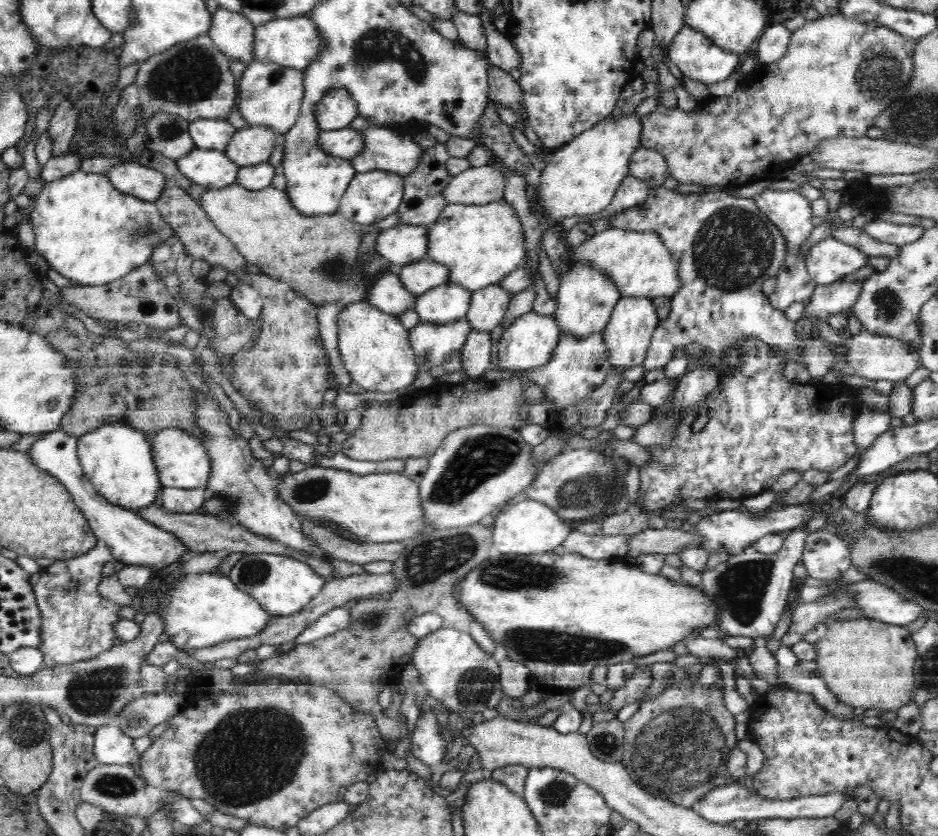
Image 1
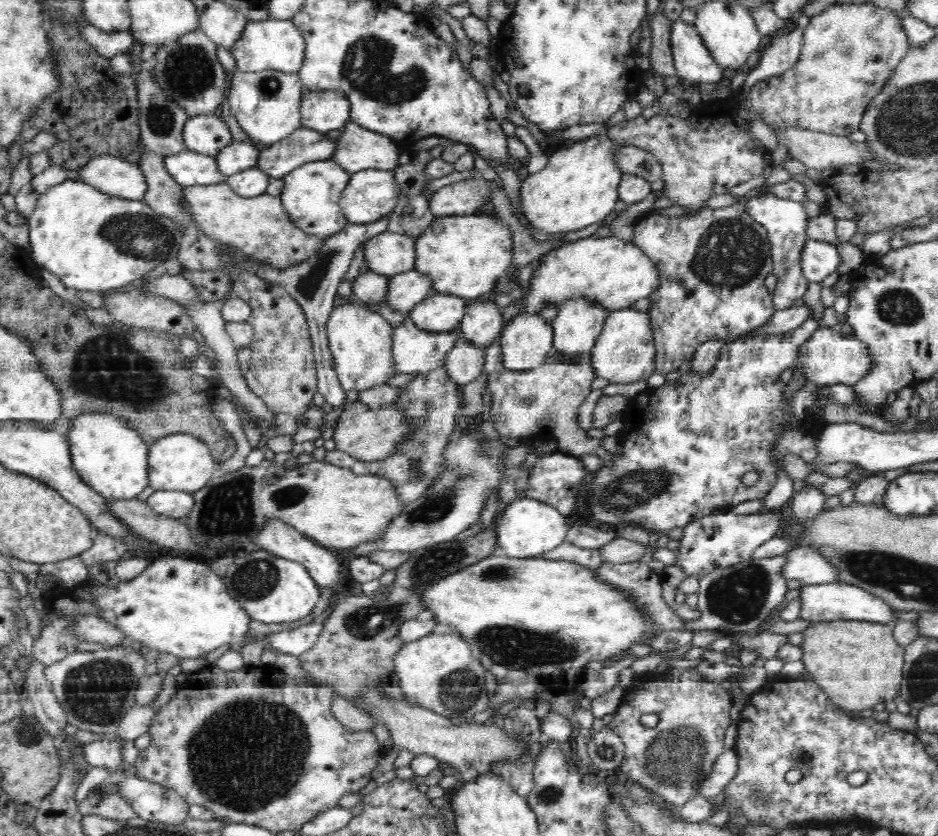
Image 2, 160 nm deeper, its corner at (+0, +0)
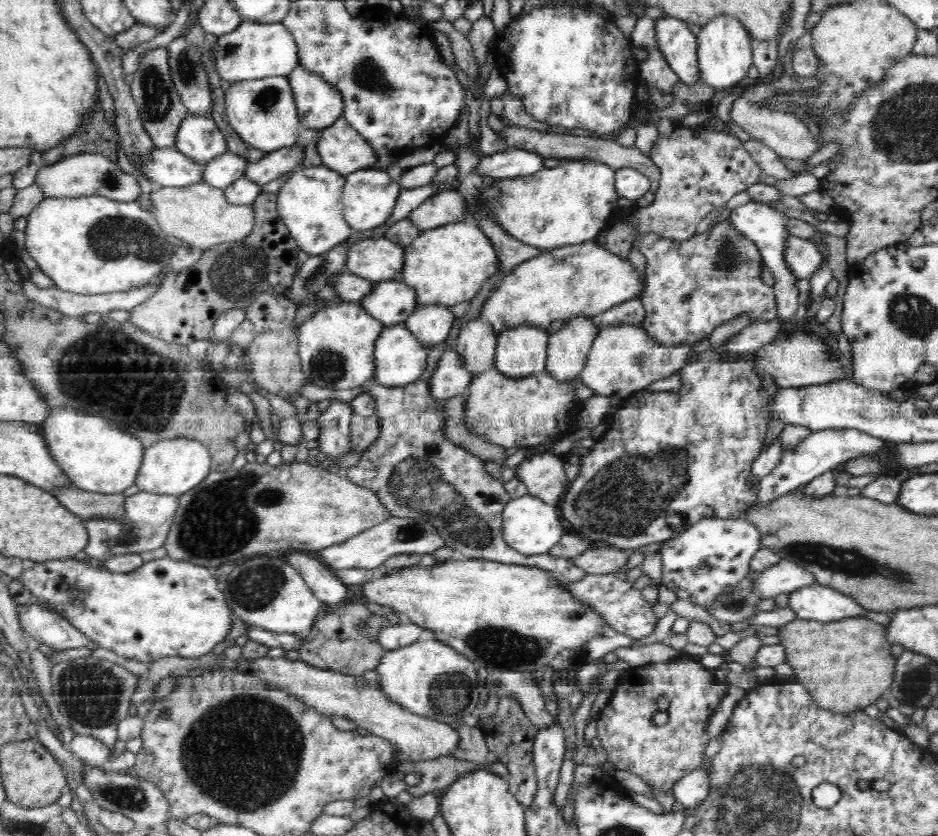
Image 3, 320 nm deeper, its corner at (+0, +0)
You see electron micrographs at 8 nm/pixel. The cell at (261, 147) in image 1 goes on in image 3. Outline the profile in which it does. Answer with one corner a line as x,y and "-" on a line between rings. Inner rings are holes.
226,152
204,165
203,181
214,188
225,189
243,176
247,164
248,162
240,155

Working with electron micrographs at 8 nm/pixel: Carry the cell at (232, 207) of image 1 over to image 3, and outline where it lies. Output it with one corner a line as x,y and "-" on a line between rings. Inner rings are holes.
203,180
187,187
153,188
148,194
150,210
169,239
180,239
188,248
209,250
231,241
244,240
255,227
251,204
230,204
222,188
214,188

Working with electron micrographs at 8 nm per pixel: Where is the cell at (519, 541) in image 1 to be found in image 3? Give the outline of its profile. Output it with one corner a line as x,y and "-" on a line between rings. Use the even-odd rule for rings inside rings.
523,495
506,504
503,510
503,537
508,546
525,555
547,553
560,542
564,527
560,523
560,512
557,505
546,504
534,495

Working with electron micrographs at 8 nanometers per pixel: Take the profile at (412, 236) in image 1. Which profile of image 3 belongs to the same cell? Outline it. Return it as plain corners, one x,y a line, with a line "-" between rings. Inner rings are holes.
382,236
358,240
346,256
345,271
376,284
399,279
403,270
404,247

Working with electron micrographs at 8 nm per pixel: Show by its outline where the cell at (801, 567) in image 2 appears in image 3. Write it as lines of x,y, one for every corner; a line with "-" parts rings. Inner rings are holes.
779,560
763,570
751,584
751,590
761,598
774,598
778,594
791,593
799,588
816,584
812,572
794,564
791,560

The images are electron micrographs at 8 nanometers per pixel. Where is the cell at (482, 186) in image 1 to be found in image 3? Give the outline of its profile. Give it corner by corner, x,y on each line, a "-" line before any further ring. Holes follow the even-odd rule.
456,190
436,192
410,212
408,218
420,233
441,228
444,224
463,221
466,216
466,197

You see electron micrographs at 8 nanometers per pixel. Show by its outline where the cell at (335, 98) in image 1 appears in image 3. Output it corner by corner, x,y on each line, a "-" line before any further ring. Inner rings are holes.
300,63
286,77
295,95
299,124
302,127
323,130
343,116
343,96
320,75
312,74

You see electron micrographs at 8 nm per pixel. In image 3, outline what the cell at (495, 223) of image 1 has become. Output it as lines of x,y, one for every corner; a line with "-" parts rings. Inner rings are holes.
463,220
422,232
409,246
404,247
404,270
399,279
416,291
416,308
425,305
444,305
451,308
464,301
470,301
478,294
481,286
493,283
499,268
500,261
496,249
488,241
488,237
478,225

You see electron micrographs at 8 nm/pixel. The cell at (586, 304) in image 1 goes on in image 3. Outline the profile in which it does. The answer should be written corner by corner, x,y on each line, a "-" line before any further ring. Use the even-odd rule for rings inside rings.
573,317
566,320
566,324
557,332
549,336
547,346
546,372
552,374
556,381
572,381
581,376
586,365
591,344
598,336
599,329
590,317

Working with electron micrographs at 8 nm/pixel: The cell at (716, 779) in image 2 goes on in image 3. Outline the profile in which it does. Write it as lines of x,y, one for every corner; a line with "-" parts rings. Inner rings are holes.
706,766
684,776
672,791
676,805
684,808
695,807
708,798
710,794
708,776
710,775
708,775

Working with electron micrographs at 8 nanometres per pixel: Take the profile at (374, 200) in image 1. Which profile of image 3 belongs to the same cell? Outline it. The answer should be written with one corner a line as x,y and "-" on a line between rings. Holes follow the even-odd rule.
360,169
345,175
345,183
340,203
347,223
355,232
367,232
382,227
392,216
401,188
394,179
394,173
382,169

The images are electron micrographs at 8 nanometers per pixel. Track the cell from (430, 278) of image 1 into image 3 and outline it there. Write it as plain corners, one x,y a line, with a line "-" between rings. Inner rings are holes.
400,279
382,281
374,285
372,292
366,294
360,307
368,315
380,320
388,327
404,323
416,310
416,291

